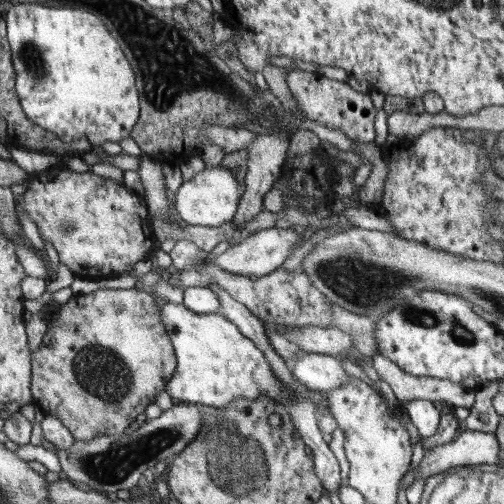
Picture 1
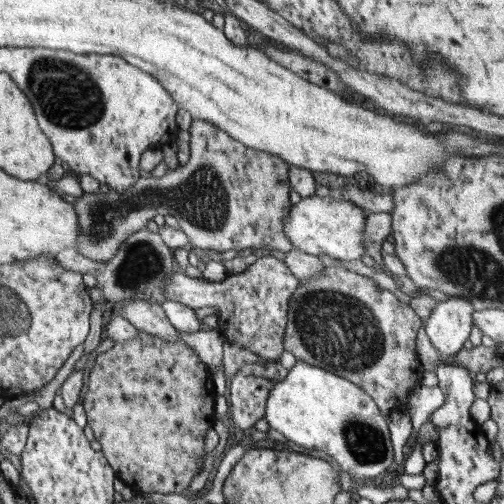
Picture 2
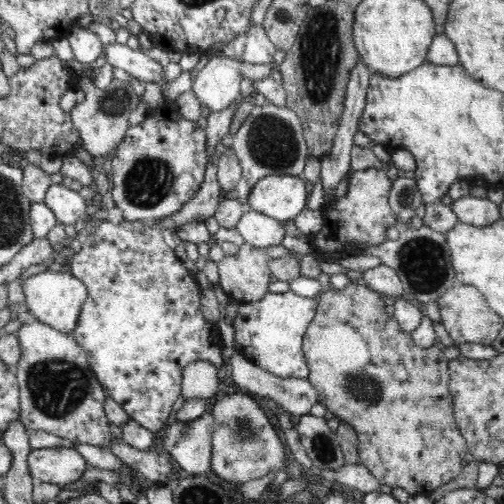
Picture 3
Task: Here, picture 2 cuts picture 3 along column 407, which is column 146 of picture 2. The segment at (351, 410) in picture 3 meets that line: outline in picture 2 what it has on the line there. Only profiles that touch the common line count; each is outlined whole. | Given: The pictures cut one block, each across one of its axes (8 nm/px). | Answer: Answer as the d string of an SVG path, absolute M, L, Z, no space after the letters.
M139 330L129 342L105 344L87 372L81 404L87 416L87 426L101 444L101 454L107 458L111 472L117 480L127 484L131 492L187 494L185 490L205 452L205 432L215 424L213 378L187 344L169 342L169 338L153 338Z

